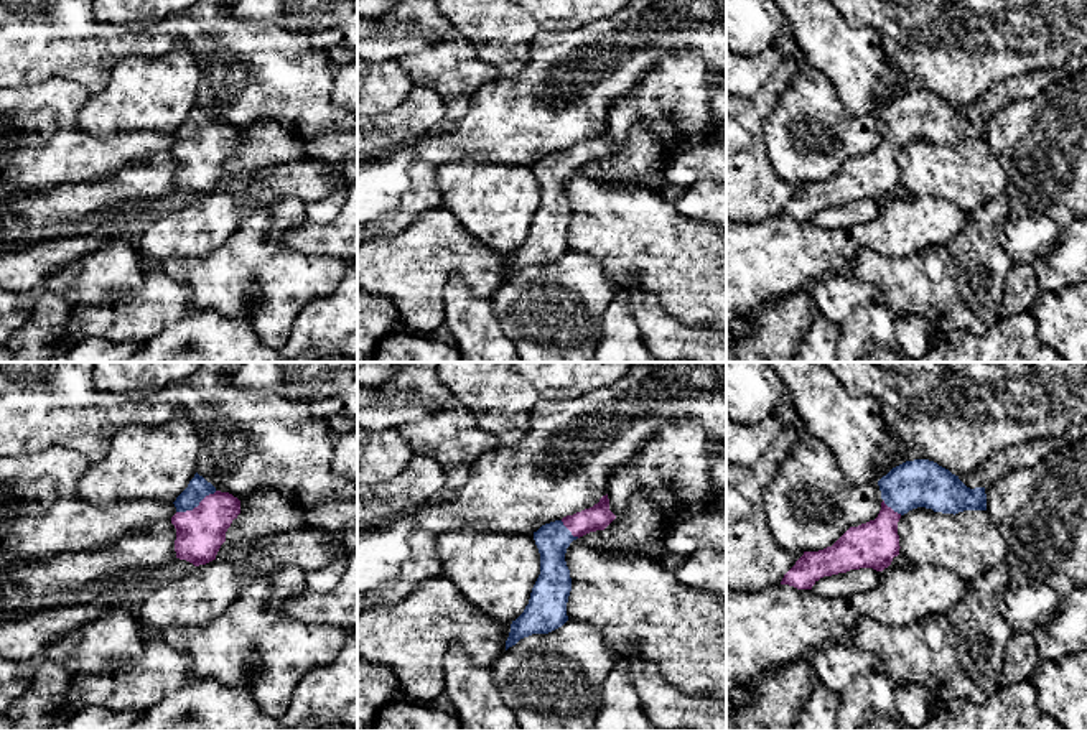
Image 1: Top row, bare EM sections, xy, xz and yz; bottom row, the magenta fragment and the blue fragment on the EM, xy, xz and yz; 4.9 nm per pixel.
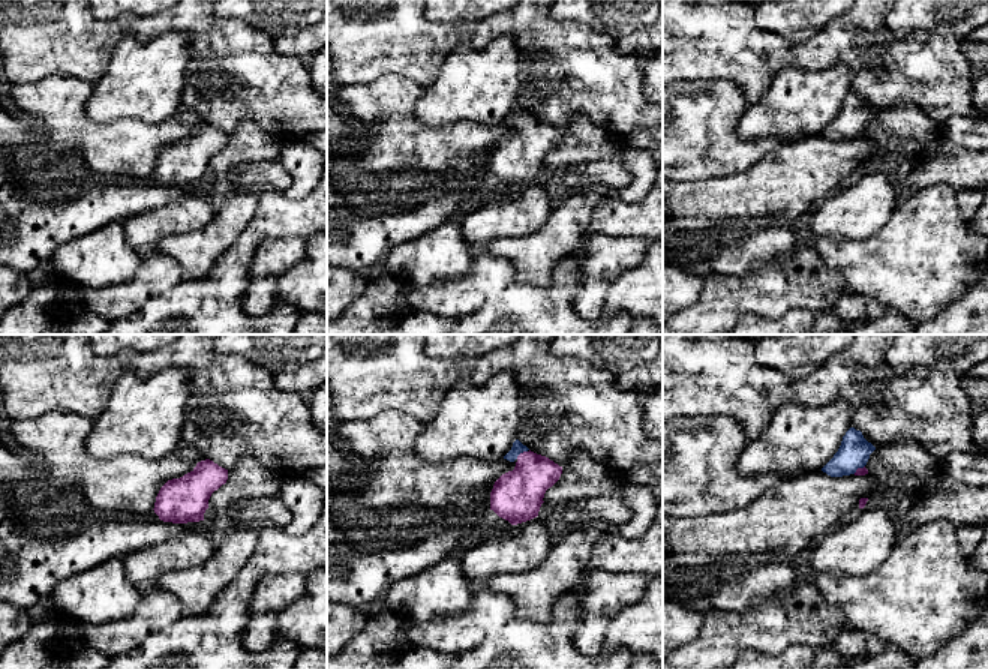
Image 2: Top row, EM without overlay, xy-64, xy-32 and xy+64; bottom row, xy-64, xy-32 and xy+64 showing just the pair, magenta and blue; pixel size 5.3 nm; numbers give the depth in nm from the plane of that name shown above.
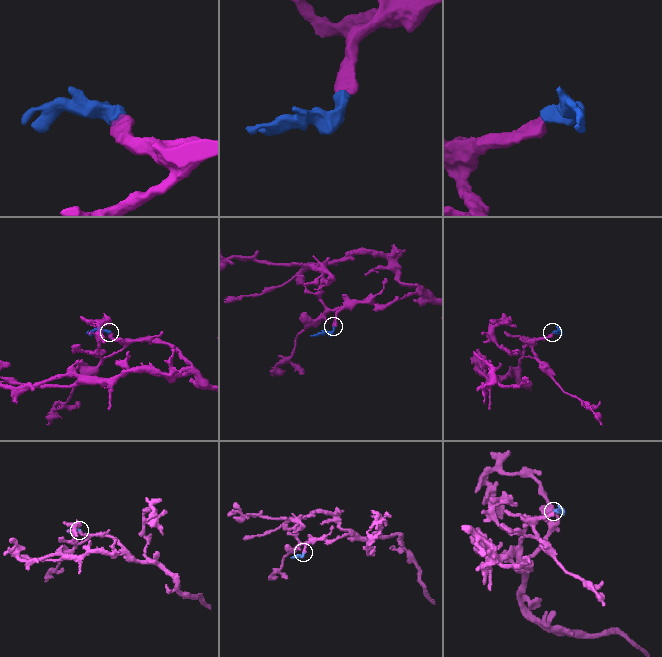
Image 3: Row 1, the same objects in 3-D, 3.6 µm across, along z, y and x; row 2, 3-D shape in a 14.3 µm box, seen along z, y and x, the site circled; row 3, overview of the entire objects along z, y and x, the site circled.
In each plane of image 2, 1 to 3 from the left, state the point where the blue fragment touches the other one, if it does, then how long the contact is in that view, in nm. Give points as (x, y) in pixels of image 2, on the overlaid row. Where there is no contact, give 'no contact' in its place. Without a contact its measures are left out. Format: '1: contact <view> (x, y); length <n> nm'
1: no contact
2: contact xy-32 (520, 453); length 80 nm
3: contact xy+64 (858, 468); length 80 nm

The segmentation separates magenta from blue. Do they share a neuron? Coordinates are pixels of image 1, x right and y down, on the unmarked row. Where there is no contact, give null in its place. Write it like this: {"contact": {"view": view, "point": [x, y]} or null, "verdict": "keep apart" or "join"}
{"contact": {"view": "xy", "point": [198, 137]}, "verdict": "join"}

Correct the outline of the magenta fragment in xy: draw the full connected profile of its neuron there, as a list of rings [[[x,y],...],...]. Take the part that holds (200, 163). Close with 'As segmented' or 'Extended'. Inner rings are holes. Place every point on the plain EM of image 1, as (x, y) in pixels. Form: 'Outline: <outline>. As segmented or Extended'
Outline: [[[198,104],[173,133],[176,145],[176,189],[194,198],[216,191],[226,163],[240,145],[240,132],[229,123],[217,122]]]. Extended

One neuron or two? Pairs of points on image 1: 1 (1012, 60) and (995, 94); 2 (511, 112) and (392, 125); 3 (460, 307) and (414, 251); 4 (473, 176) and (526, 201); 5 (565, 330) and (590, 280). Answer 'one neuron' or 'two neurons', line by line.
1: two neurons
2: two neurons
3: two neurons
4: one neuron
5: one neuron

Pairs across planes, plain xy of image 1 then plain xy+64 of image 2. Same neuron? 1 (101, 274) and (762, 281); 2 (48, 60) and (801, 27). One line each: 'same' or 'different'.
1: different
2: different

